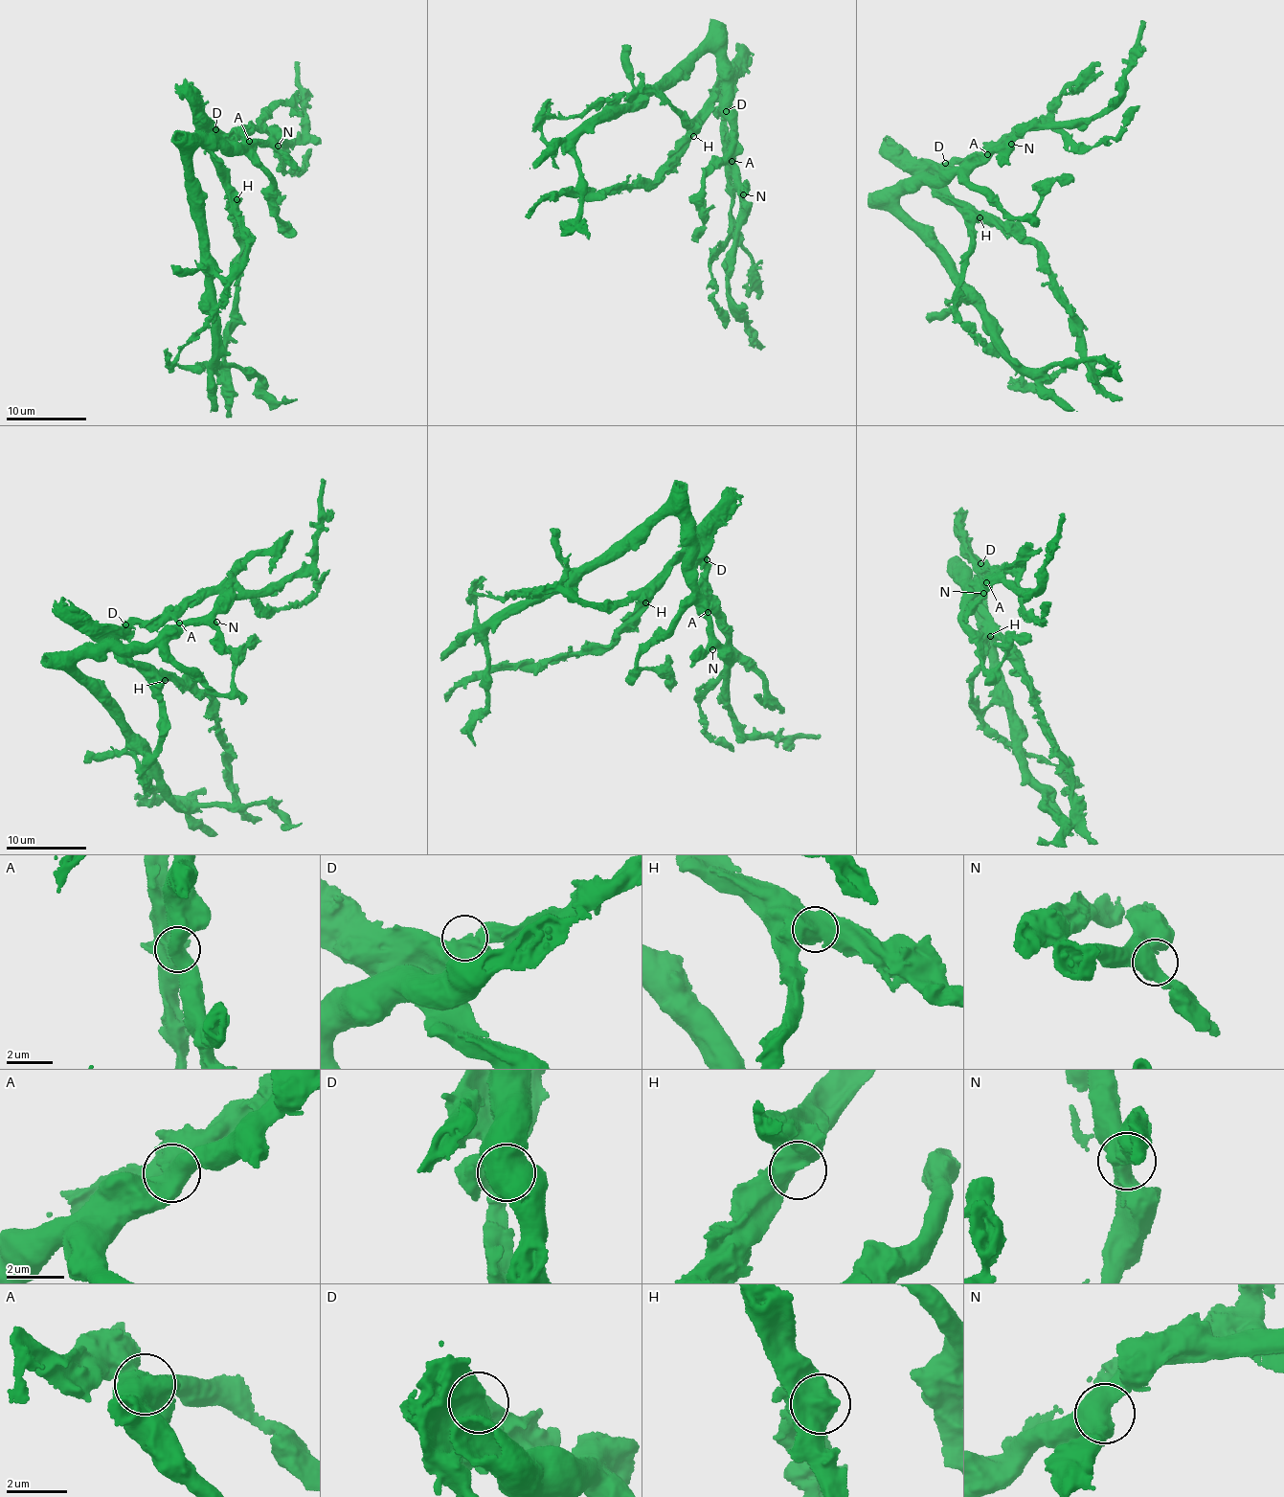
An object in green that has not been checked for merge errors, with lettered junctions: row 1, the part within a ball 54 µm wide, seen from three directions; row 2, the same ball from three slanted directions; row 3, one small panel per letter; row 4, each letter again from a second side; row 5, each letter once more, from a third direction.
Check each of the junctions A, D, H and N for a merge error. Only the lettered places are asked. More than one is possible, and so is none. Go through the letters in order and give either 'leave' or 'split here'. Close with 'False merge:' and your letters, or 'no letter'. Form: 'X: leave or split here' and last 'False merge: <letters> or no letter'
A: split here
D: leave
H: leave
N: leave
False merge: A

